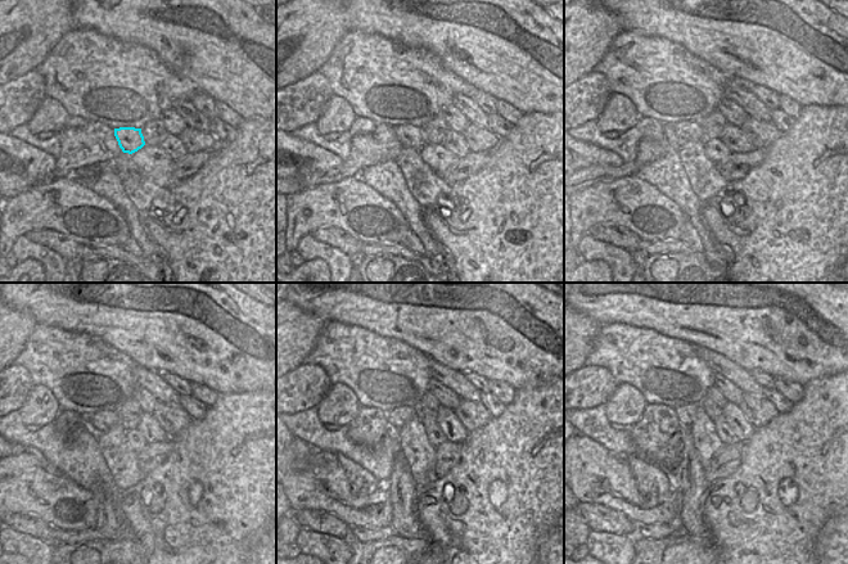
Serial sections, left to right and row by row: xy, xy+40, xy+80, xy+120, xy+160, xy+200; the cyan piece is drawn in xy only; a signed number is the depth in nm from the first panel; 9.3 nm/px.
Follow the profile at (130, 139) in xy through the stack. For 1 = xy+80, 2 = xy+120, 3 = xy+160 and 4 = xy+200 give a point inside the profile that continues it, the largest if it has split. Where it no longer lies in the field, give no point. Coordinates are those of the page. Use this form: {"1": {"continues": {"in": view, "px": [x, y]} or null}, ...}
{"1": {"continues": {"in": "xy+80", "px": [677, 134]}}, "2": {"continues": {"in": "xy+120", "px": [102, 420]}}, "3": {"continues": {"in": "xy+160", "px": [398, 416]}}, "4": {"continues": {"in": "xy+200", "px": [686, 414]}}}

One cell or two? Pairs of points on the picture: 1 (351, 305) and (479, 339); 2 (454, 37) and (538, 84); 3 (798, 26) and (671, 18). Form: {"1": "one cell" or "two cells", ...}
{"1": "one cell", "2": "one cell", "3": "one cell"}

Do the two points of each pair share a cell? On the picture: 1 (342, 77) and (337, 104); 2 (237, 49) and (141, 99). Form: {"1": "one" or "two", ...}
{"1": "two", "2": "two"}

